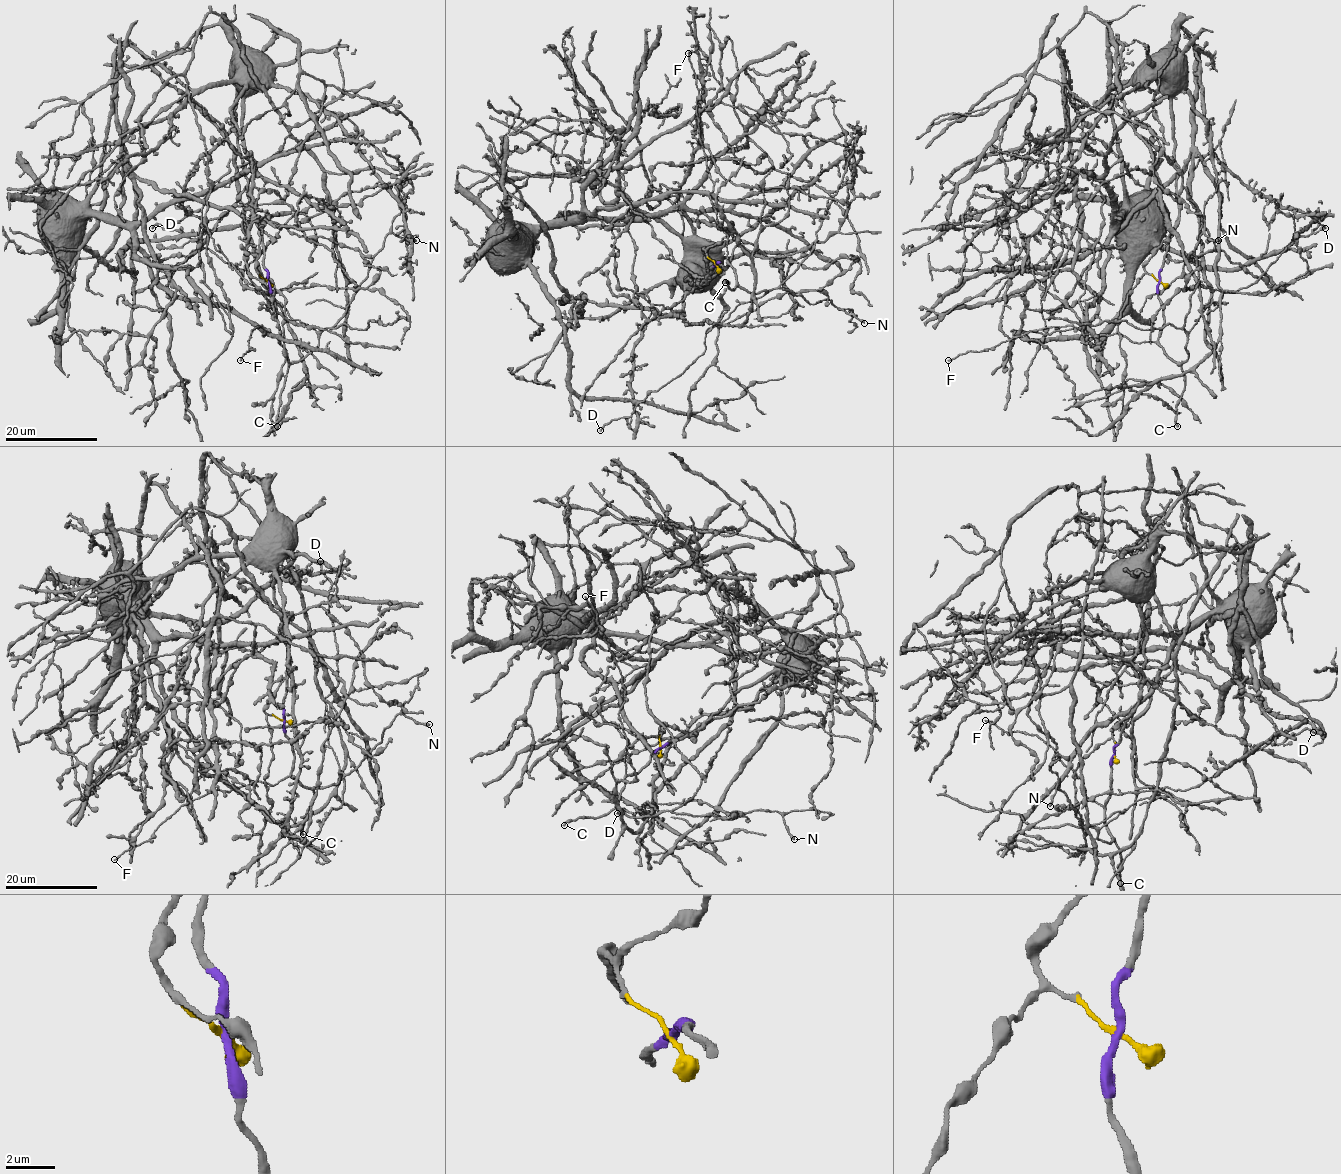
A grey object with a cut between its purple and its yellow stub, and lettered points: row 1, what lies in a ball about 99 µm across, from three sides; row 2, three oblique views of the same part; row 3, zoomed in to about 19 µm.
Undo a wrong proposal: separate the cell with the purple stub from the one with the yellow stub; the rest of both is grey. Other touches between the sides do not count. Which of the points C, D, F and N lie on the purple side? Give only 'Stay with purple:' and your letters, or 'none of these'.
Stay with purple: C, D, F, N

